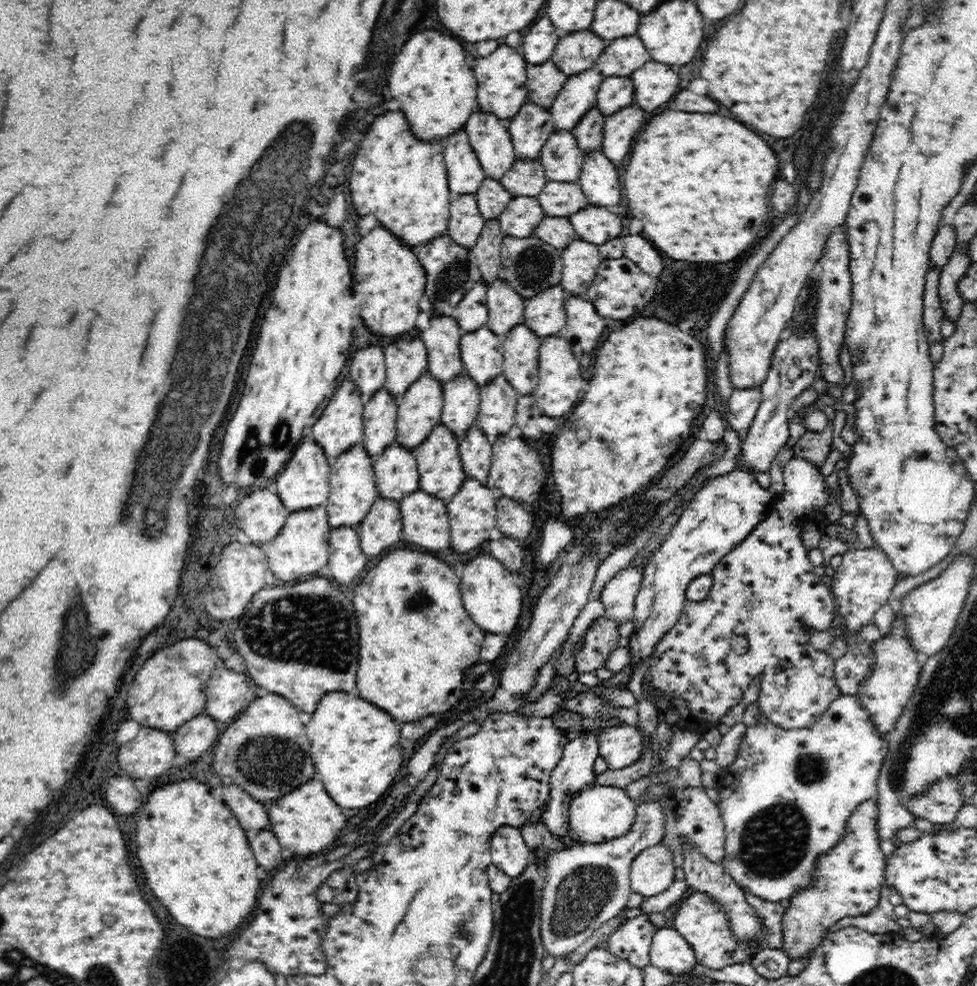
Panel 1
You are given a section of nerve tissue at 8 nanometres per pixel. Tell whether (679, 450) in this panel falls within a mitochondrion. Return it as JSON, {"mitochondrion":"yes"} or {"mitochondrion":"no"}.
{"mitochondrion":"no"}

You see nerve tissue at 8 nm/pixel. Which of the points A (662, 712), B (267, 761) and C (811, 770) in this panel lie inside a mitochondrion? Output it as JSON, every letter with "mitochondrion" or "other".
{"A":"other","B":"mitochondrion","C":"mitochondrion"}

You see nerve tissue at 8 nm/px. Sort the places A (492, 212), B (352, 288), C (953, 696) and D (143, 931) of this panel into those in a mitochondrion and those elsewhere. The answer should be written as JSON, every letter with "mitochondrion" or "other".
{"A":"other","B":"other","C":"mitochondrion","D":"other"}

